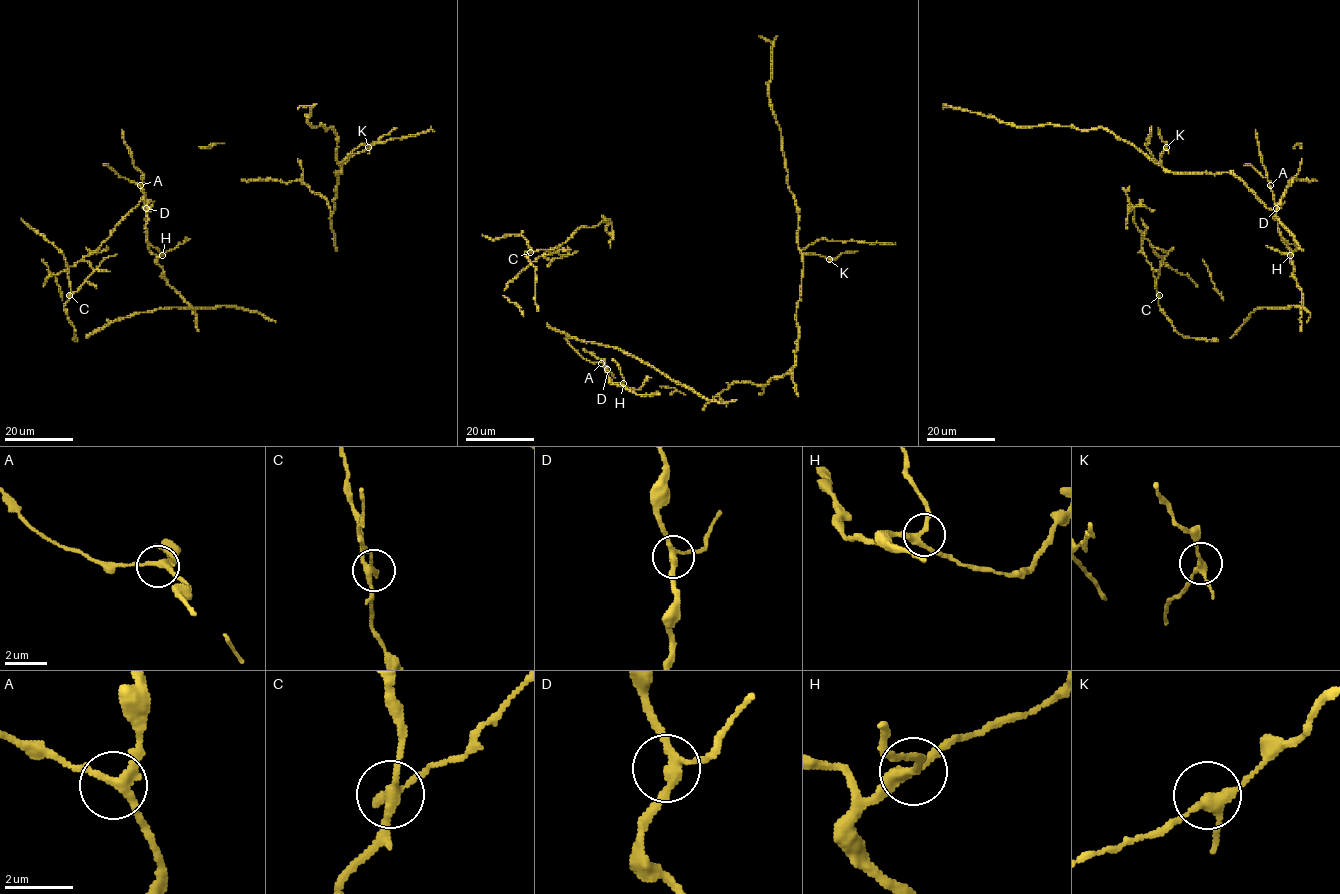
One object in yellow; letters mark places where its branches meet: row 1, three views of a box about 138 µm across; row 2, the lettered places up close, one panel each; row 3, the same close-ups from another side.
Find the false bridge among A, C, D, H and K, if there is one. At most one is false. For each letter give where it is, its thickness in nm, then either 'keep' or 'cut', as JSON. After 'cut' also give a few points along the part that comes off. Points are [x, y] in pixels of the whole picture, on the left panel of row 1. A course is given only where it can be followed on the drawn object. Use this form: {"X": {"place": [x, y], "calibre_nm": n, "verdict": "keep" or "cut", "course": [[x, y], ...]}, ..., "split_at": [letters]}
{"A": {"place": [140, 185], "calibre_nm": 240, "verdict": "keep"}, "C": {"place": [69, 295], "calibre_nm": 240, "verdict": "cut", "course": [[69, 295], [93, 272], [84, 259], [96, 251], [142, 200], [146, 211], [151, 205], [150, 210]]}, "D": {"place": [146, 208], "calibre_nm": 240, "verdict": "keep"}, "H": {"place": [162, 255], "calibre_nm": 280, "verdict": "keep"}, "K": {"place": [368, 147], "calibre_nm": 240, "verdict": "keep"}, "split_at": ["C"]}

